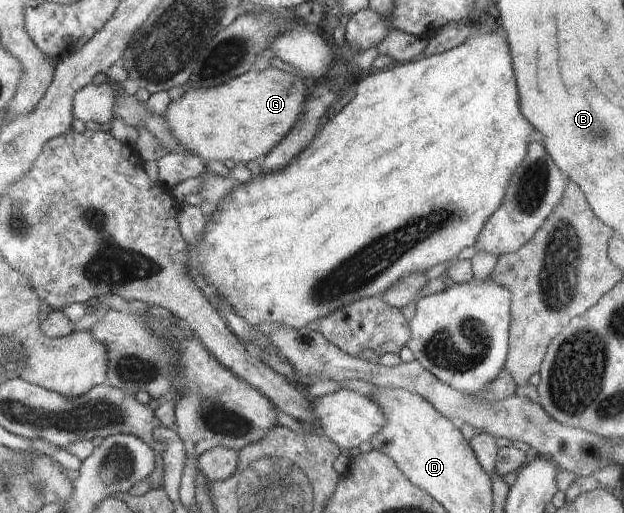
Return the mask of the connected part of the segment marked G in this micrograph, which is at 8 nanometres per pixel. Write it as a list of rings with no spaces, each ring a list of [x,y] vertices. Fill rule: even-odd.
[[[274,67],[265,71],[253,68],[243,75],[210,89],[188,89],[180,99],[171,100],[168,103],[168,109],[163,115],[178,145],[182,145],[191,153],[196,153],[196,156],[204,159],[206,163],[209,161],[224,163],[228,159],[233,159],[237,164],[246,165],[250,161],[261,160],[280,141],[284,141],[286,133],[290,133],[300,121],[307,95],[306,85],[300,75],[292,75]]]

